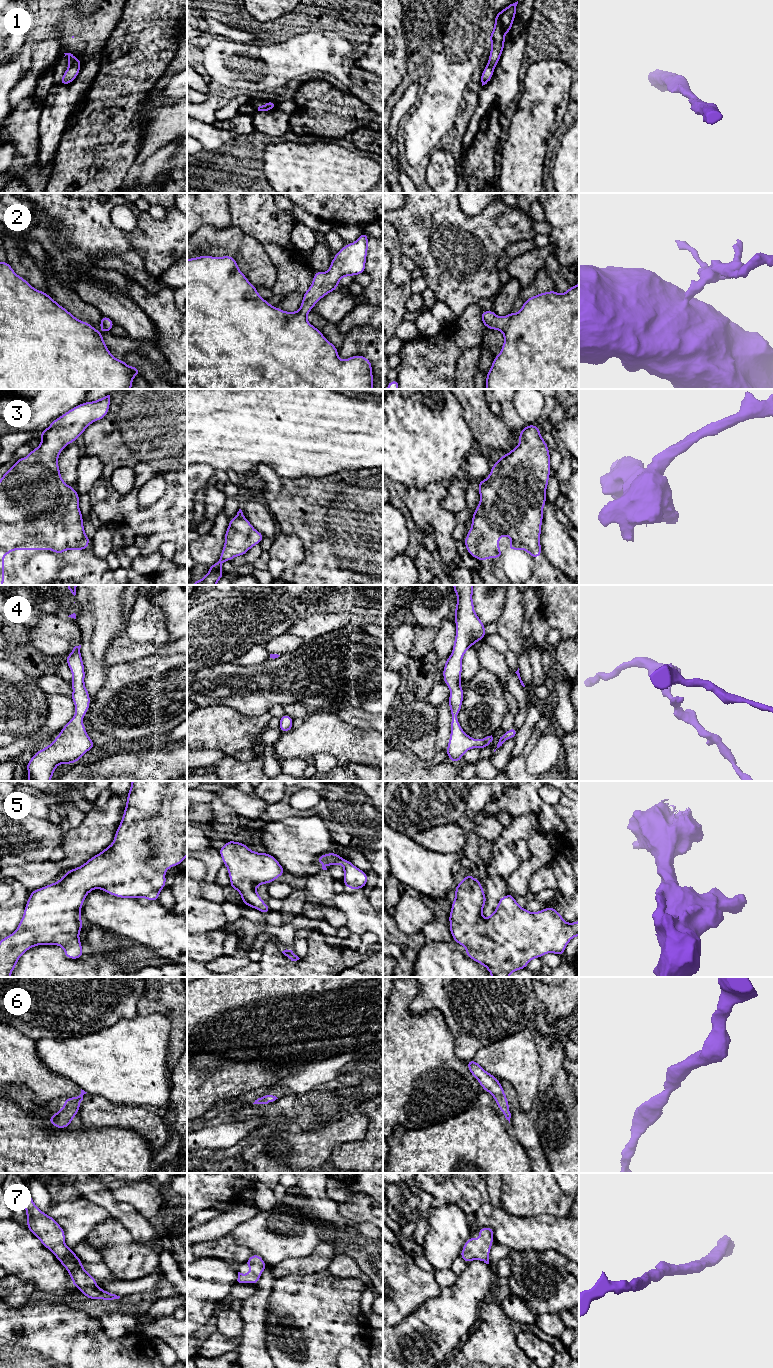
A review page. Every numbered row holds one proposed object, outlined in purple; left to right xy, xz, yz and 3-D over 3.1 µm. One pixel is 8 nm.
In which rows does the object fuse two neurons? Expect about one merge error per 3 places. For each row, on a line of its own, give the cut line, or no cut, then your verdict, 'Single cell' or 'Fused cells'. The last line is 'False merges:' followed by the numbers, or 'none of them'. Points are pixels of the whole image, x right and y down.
1: No split. Single cell
2: No split. Single cell
3: No split. Single cell
4: No split. Single cell
5: No split. Single cell
6: No split. Single cell
7: No split. Single cell
False merges: none of them

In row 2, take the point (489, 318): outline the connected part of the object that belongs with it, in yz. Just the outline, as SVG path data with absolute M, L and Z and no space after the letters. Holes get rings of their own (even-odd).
M579 283L570 287L564 294L555 290L543 292L527 299L518 313L509 313L499 317L493 310L482 311L481 320L484 327L500 330L504 335L501 352L493 359L492 366L486 375L486 389L579 389Z

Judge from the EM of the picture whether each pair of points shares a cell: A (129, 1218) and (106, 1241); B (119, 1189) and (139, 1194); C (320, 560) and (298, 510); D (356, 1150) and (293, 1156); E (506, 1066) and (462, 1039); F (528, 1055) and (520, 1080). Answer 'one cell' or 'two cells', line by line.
A: two cells
B: one cell
C: one cell
D: one cell
E: two cells
F: one cell

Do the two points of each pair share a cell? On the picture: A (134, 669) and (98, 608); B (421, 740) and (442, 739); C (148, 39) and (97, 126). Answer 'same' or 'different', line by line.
A: different
B: different
C: same

